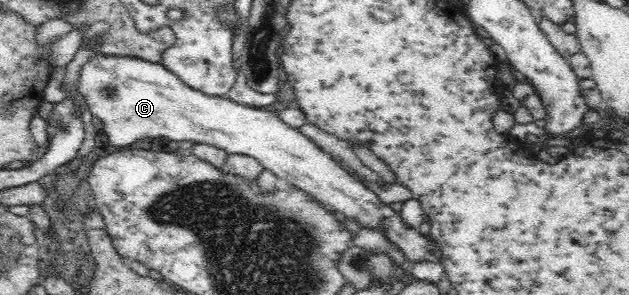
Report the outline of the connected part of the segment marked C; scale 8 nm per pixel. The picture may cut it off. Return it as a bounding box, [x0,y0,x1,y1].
[78,54,442,262]

